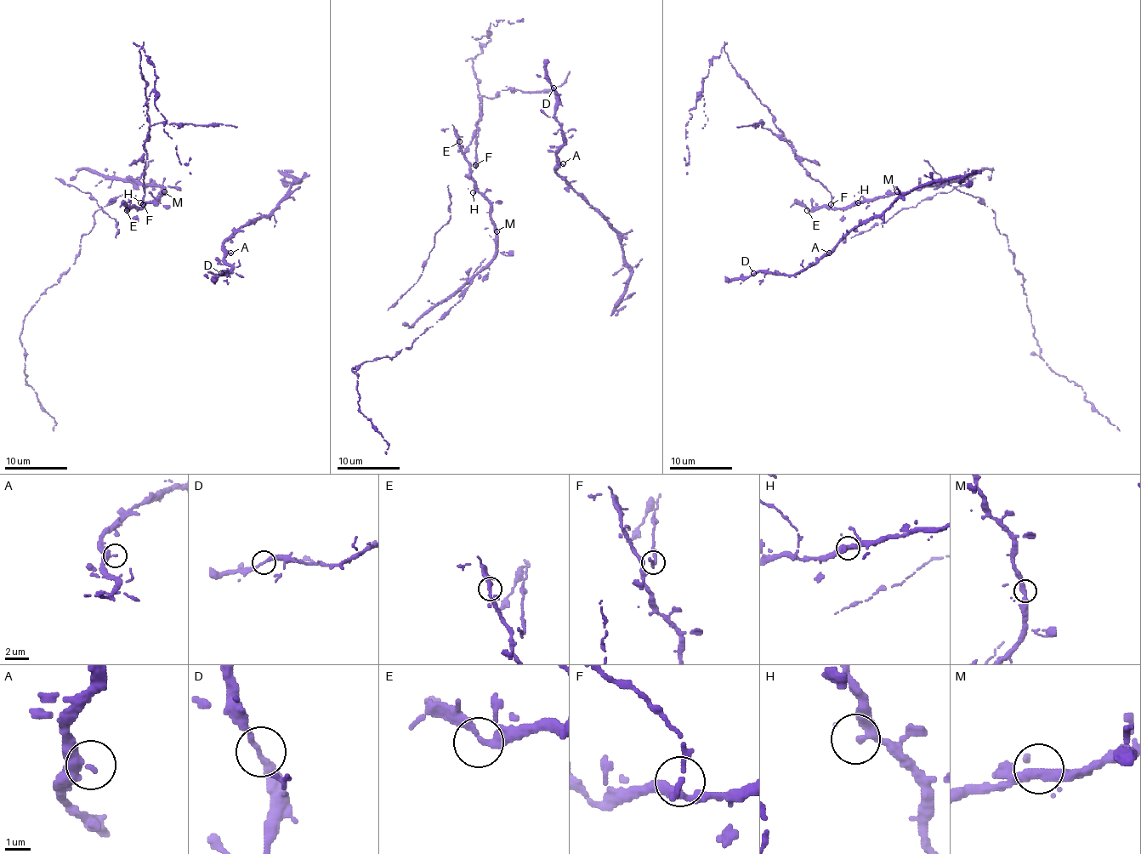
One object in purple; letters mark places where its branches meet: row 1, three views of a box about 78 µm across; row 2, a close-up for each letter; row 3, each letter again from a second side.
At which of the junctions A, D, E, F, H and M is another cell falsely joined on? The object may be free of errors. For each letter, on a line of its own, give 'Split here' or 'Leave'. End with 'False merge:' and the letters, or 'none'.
A: Leave
D: Leave
E: Leave
F: Split here
H: Leave
M: Leave
False merge: F

